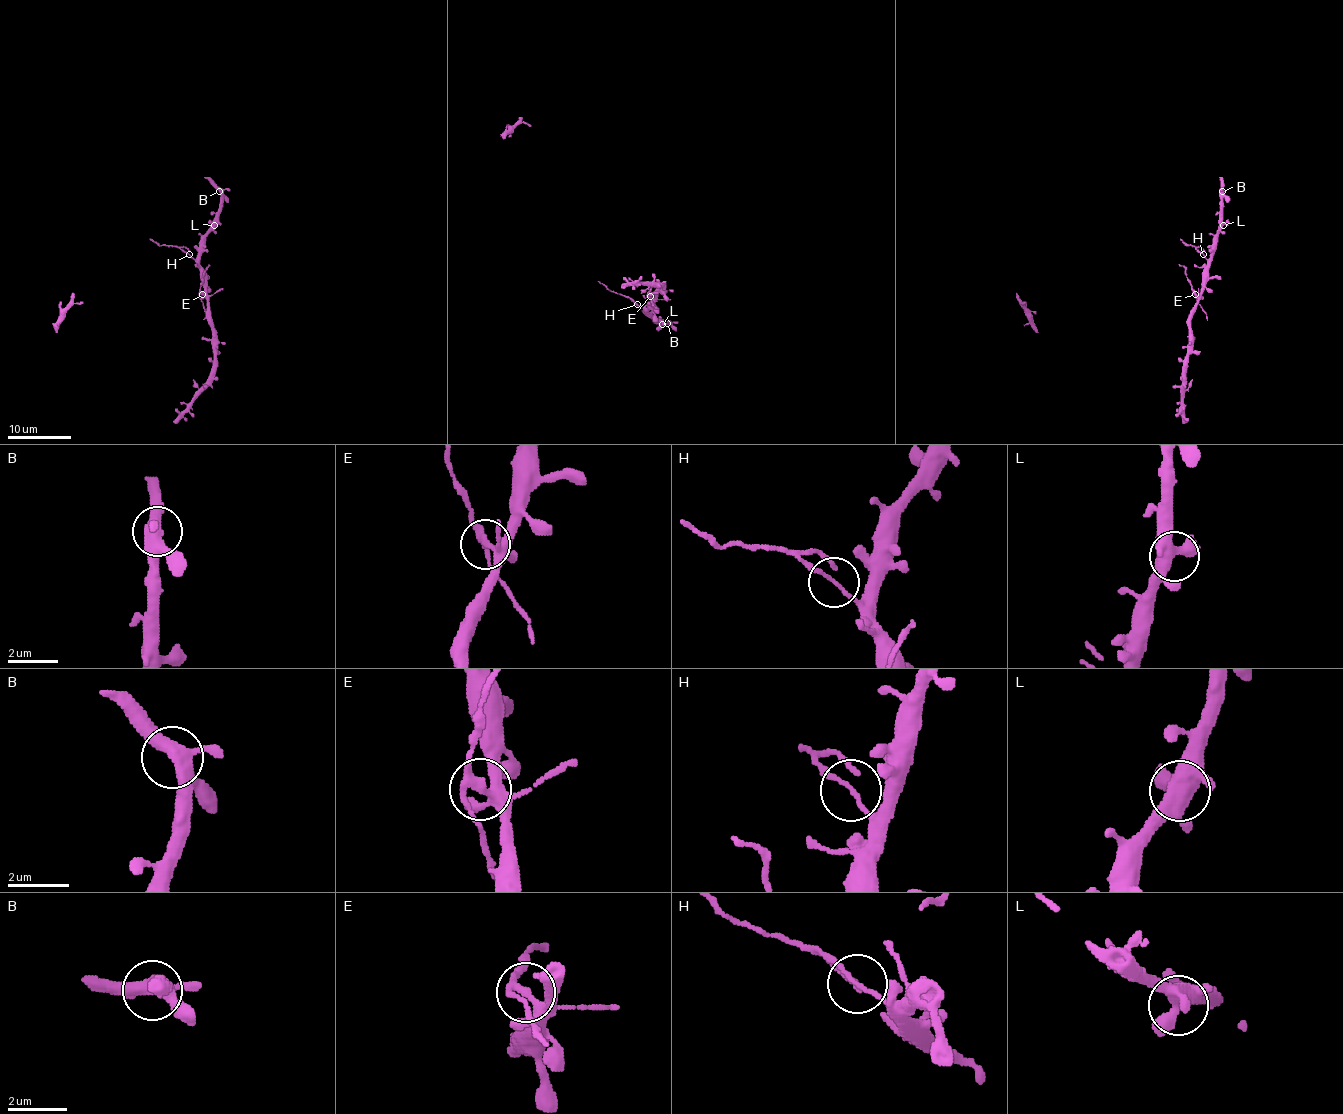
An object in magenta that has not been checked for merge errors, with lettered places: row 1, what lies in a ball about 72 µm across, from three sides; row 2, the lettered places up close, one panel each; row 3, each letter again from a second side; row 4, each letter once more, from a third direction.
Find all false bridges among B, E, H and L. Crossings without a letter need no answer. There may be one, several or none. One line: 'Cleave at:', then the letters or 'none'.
Cleave at: E, H

